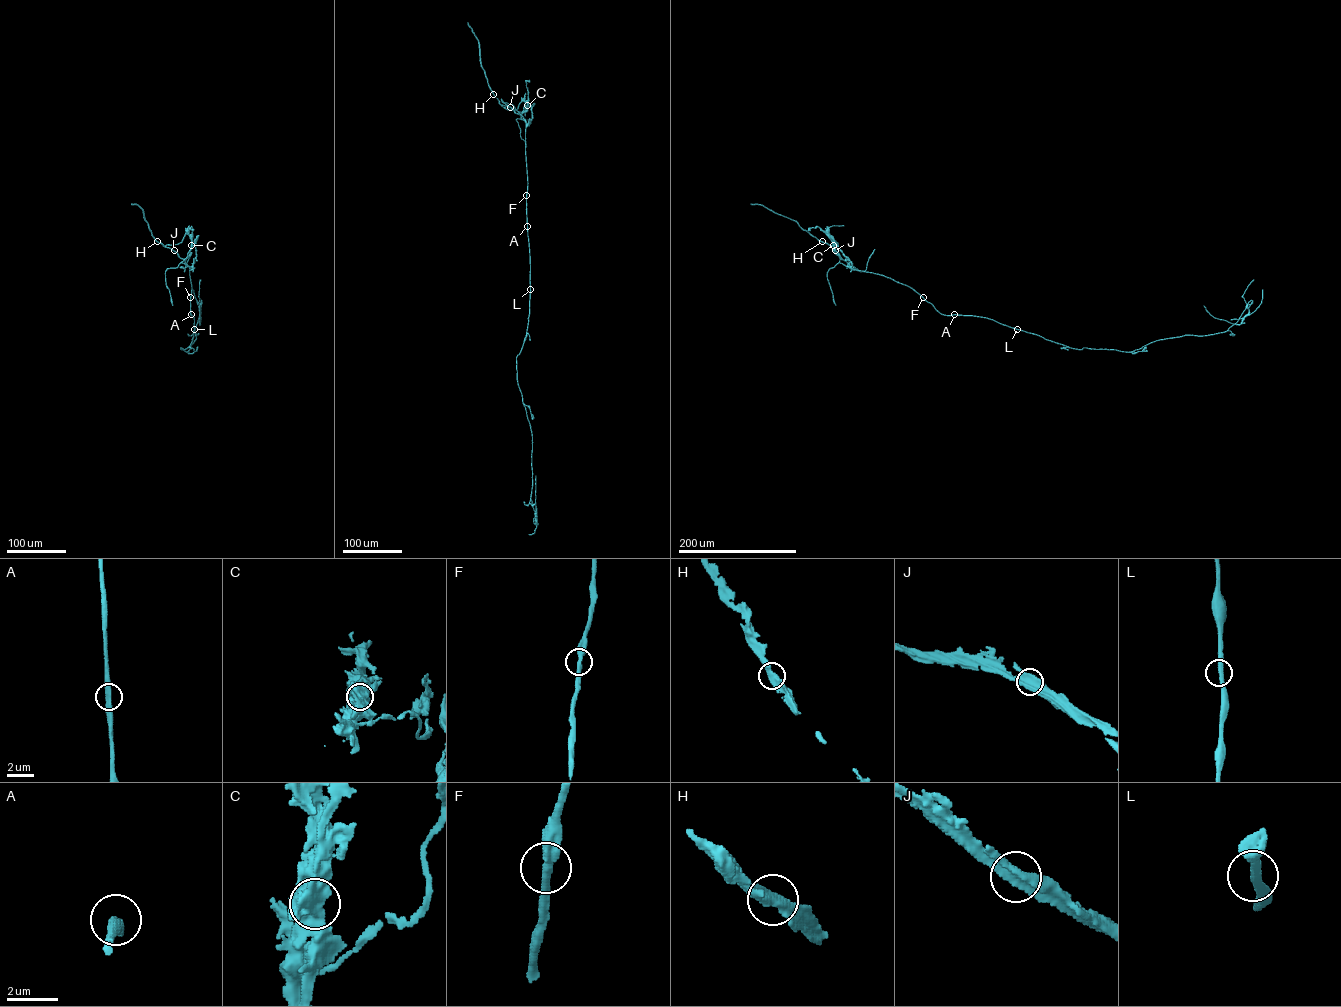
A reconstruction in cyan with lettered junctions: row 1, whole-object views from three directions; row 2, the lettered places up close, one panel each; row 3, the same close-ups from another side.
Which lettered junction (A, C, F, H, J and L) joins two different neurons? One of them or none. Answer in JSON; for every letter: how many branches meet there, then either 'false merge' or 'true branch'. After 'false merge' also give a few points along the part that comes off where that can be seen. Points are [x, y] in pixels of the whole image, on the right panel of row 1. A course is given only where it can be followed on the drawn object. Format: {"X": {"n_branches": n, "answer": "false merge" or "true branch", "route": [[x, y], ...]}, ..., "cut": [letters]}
{"A": {"n_branches": 2, "answer": "true branch"}, "C": {"n_branches": 5, "answer": "false merge", "route": [[833, 245], [842, 259], [831, 245], [812, 236], [796, 222], [762, 205], [750, 204]]}, "F": {"n_branches": 2, "answer": "true branch"}, "H": {"n_branches": 2, "answer": "true branch"}, "J": {"n_branches": 3, "answer": "true branch"}, "L": {"n_branches": 2, "answer": "true branch"}, "cut": ["C"]}

